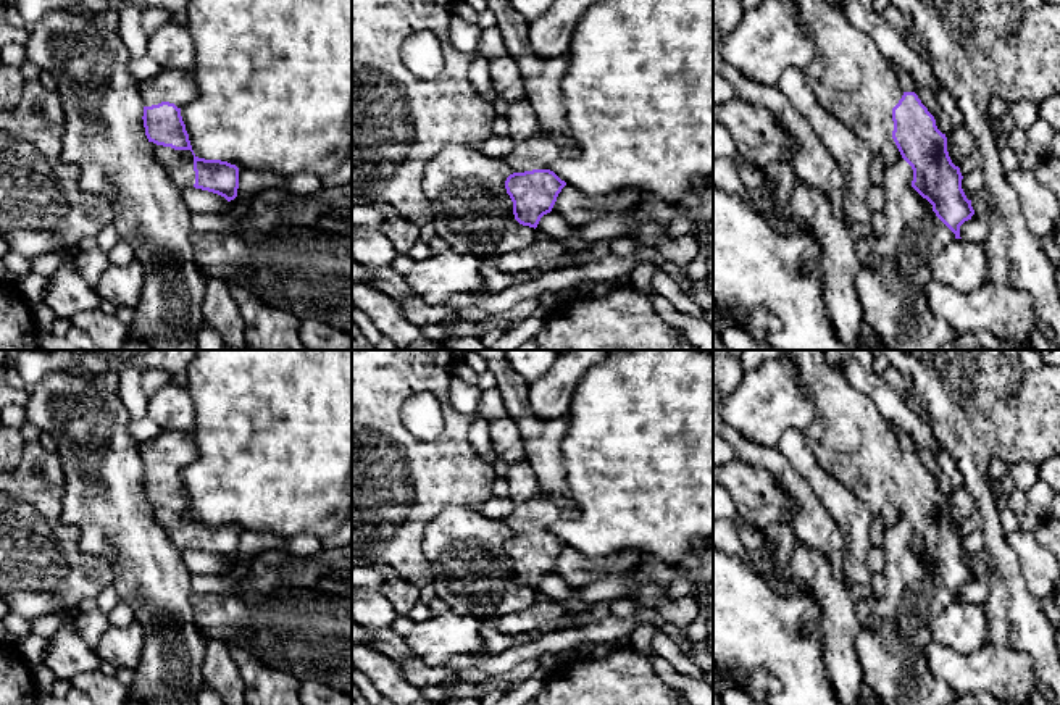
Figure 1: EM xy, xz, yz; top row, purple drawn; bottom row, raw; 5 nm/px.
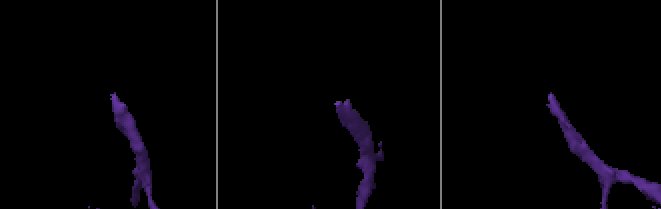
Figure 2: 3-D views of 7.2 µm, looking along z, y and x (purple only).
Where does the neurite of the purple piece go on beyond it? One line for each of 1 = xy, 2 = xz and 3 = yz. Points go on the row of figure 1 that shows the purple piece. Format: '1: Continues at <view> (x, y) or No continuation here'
1: Continues at xy (176, 86)
2: Continues at xz (541, 150)
3: Continues at yz (851, 78)

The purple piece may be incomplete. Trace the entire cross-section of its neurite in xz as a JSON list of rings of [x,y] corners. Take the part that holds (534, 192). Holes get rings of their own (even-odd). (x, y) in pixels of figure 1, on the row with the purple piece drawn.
[[[542,131],[513,145],[505,158],[513,169],[505,181],[505,189],[520,224],[536,229],[540,218],[552,211],[566,182],[549,168],[561,158],[578,156],[579,150],[571,142],[563,144]]]

